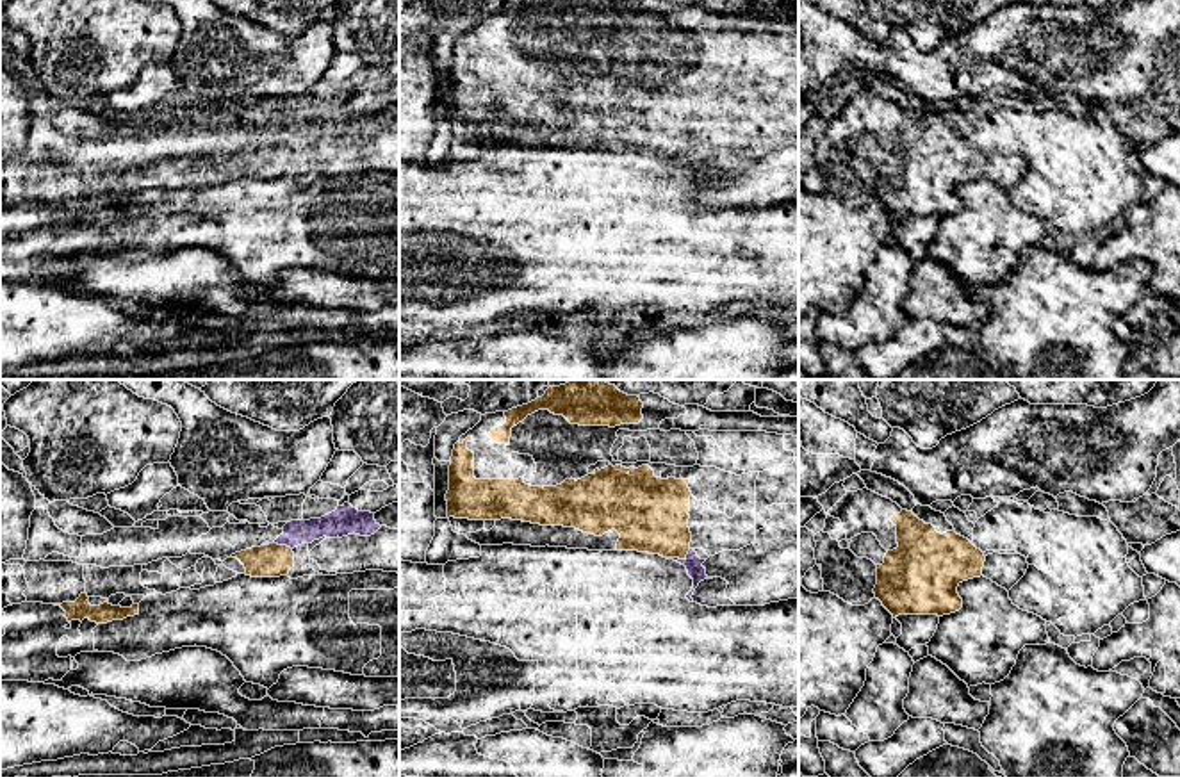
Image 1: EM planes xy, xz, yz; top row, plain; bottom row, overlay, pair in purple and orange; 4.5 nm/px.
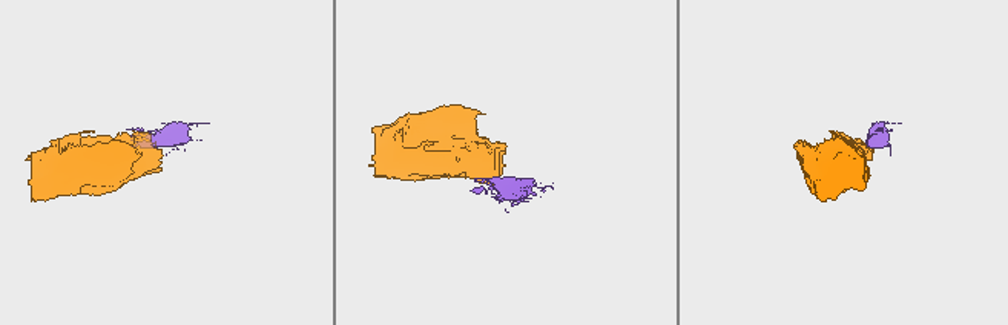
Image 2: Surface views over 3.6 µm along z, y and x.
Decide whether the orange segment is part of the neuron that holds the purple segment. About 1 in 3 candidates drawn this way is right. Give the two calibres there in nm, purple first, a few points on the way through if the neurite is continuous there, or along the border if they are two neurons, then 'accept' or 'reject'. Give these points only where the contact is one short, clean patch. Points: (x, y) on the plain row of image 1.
80/340 nm | along xz (690, 150), (683, 159), (667, 159) | reject

